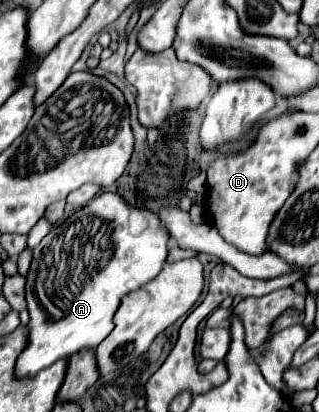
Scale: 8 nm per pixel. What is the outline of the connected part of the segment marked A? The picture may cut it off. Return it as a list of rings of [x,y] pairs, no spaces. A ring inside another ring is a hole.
[[[102,192],[90,200],[84,208],[78,208],[60,226],[52,228],[42,242],[34,248],[34,258],[26,274],[26,302],[30,312],[26,348],[16,360],[16,376],[32,378],[40,370],[52,366],[58,360],[68,360],[82,348],[96,348],[114,328],[112,316],[120,304],[120,298],[150,280],[162,270],[166,262],[166,242],[170,234],[162,228],[160,218],[154,212],[132,208],[120,194]]]

